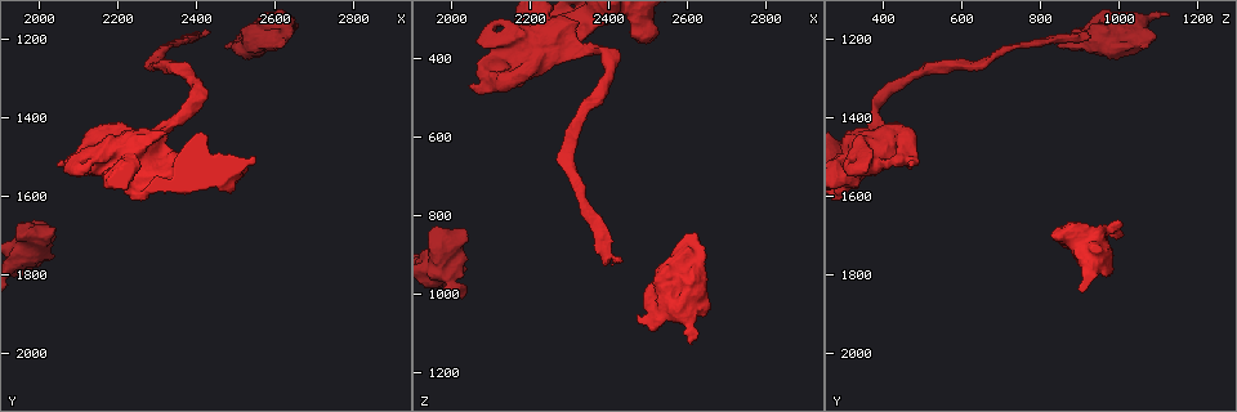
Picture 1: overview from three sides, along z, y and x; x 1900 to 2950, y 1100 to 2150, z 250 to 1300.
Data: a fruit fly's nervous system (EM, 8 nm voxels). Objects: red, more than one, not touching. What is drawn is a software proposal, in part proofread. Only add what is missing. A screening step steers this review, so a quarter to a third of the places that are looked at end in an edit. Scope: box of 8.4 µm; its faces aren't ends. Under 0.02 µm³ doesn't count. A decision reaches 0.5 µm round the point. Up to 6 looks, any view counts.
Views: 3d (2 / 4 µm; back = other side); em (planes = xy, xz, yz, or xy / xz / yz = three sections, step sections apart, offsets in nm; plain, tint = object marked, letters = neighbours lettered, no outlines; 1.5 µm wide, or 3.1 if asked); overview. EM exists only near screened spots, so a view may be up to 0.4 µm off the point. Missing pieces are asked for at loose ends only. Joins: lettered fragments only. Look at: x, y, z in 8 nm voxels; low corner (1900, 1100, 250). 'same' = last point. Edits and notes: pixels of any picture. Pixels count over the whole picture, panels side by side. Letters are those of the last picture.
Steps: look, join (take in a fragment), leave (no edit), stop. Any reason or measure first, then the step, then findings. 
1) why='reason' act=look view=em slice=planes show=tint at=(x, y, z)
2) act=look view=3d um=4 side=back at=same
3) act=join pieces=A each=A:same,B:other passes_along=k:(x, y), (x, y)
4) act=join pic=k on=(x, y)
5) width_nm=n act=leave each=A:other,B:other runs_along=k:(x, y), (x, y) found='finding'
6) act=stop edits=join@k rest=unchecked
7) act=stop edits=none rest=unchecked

why='free end' act=look view=em slice=planes show=letters at=(2055, 1525, 470)

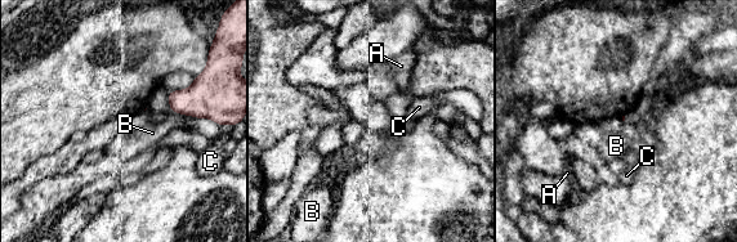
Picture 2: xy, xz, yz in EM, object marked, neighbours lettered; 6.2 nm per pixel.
longest_contact=B:110nm act=leave each=A:other,B:other,C:other found='no lettered fragment goes on from it'

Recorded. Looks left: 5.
why='thick end' act=look view=em slice=xy step=8 show=letters at=(2030, 1685, 840)

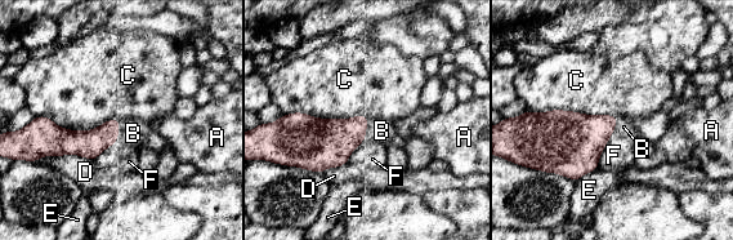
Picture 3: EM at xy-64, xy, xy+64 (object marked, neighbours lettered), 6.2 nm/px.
why='cut it another way' act=look view=em slice=planes show=letters at=same

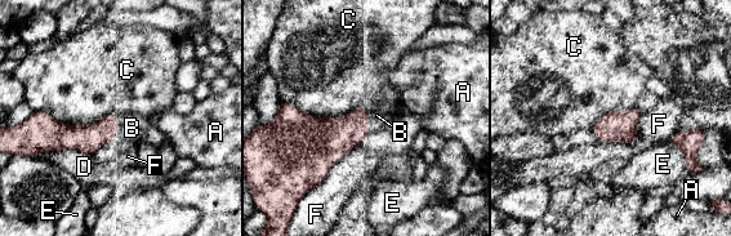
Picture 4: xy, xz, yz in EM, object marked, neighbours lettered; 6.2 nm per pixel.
act=join pieces=B each=A:other,B:same,C:other,D:other,E:other,F:other found='the neuron continues'

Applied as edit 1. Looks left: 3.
why='branch stops here' act=look view=3d um=2 at=(2470, 1220, 1050)

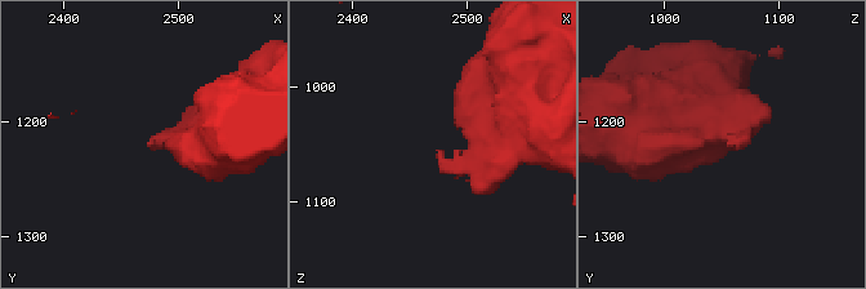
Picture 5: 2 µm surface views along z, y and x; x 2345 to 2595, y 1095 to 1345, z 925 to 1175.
why='now the EM' act=look view=em slice=xz step=8 show=letters at=(2470, 1216, 1060)

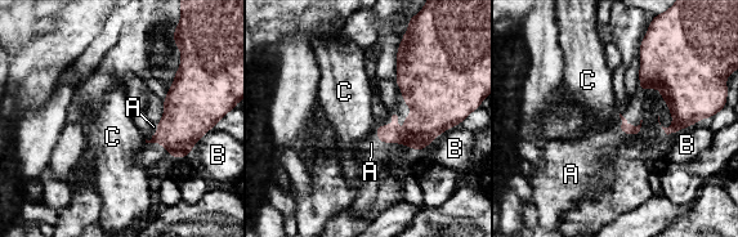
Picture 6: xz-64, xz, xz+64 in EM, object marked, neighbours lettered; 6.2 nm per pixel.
act=join pieces=A each=A:same,B:other,C:other passes_along=6:(434, 107), (397, 121), (371, 143) found='the neuron continues'

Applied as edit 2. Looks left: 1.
act=stop edits=join@4,join@6 rest=unchecked

